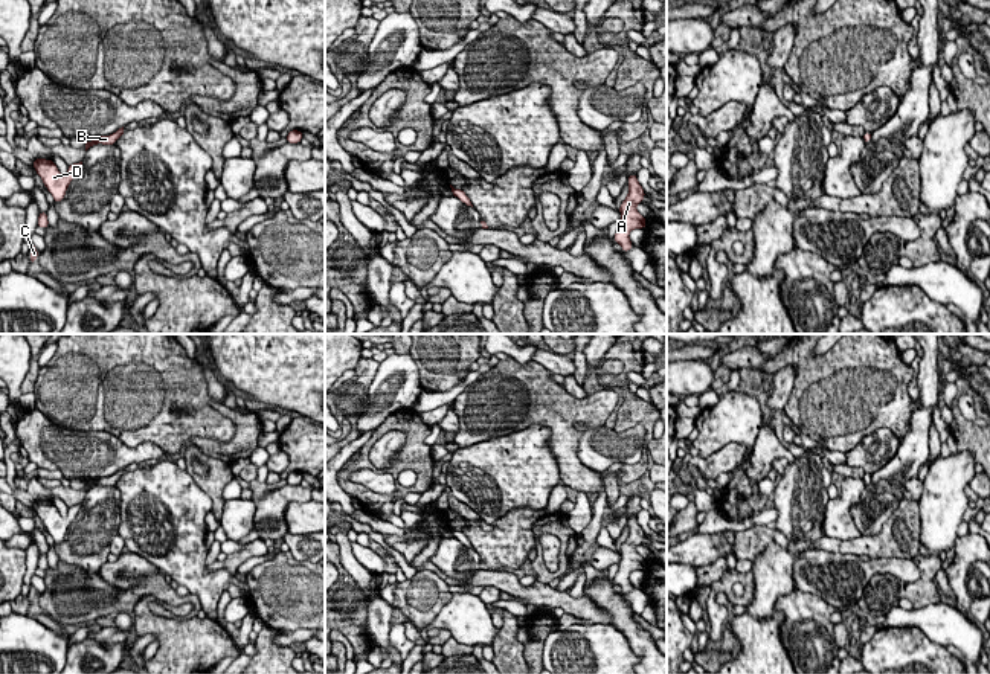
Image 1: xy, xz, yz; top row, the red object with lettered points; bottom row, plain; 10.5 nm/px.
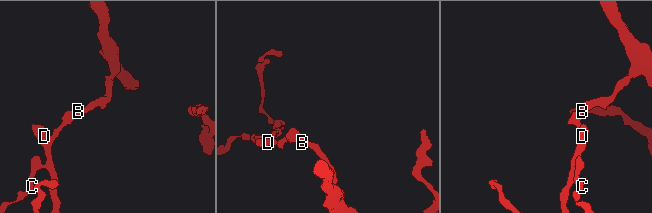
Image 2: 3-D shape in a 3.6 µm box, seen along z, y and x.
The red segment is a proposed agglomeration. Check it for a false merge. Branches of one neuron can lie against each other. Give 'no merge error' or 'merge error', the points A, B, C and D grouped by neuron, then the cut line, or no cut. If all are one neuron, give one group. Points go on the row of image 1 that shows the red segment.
no merge error; A B C D; no cut

